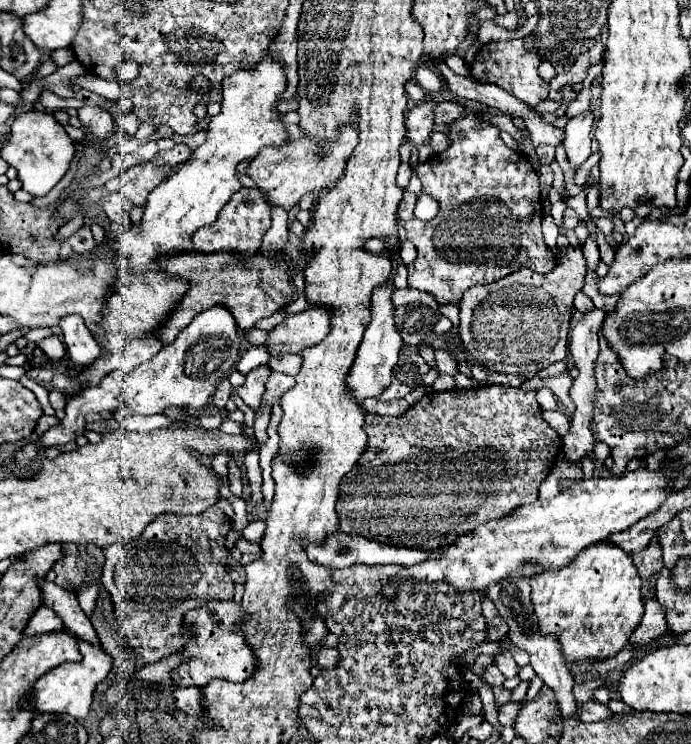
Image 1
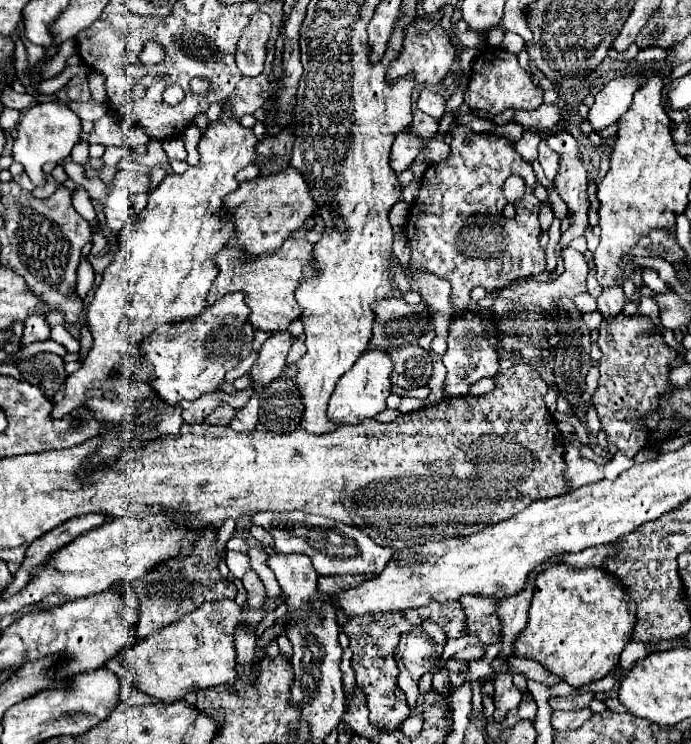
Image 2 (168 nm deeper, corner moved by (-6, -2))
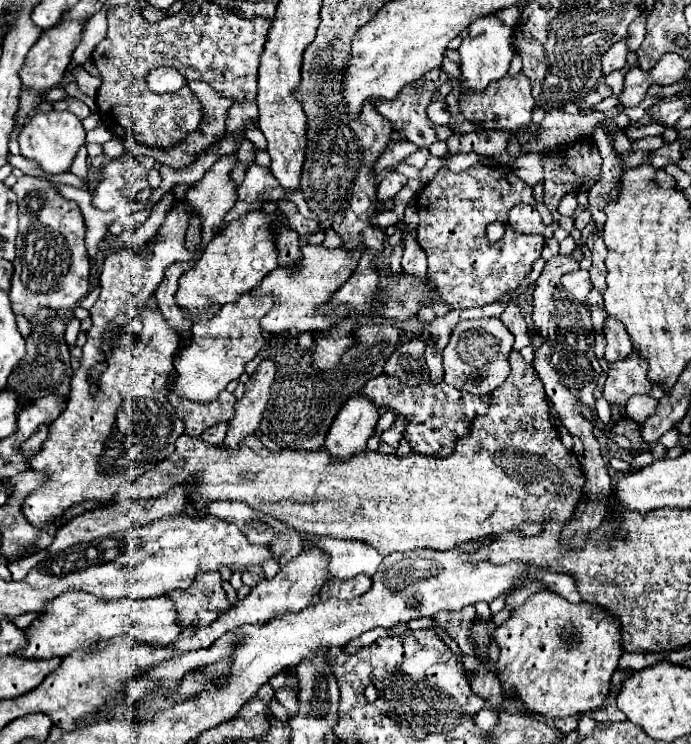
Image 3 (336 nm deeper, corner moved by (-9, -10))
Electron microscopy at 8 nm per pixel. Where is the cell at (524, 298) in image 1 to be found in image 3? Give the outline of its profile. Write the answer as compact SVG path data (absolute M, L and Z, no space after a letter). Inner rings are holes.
M576 270L576 272L570 272L564 276L564 288L570 290L576 300L580 302L586 302L590 290L592 290L592 280L590 280L590 274L588 270Z

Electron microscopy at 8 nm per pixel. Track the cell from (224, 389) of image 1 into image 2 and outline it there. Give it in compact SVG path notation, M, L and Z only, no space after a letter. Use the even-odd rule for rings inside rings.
M221 404L221 406L219 406L215 412L211 412L203 422L205 422L205 424L215 424L215 426L229 426L233 414L235 414L235 408L227 406L227 404Z

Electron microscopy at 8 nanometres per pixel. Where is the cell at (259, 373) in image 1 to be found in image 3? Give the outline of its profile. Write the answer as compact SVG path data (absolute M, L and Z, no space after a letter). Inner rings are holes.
M224 390L210 404L198 404L186 398L176 398L174 392L168 394L168 400L176 408L176 414L184 420L186 434L190 436L200 436L212 424L228 422L234 416L234 404L236 404L236 398L228 390Z

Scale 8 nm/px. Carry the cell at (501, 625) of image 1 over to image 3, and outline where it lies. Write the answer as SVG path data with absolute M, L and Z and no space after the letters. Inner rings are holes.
M474 606L456 610L456 612L438 612L434 616L434 620L440 622L448 630L448 636L460 646L462 654L476 656L476 644L472 644L472 640L470 640L472 622L476 620L476 608Z

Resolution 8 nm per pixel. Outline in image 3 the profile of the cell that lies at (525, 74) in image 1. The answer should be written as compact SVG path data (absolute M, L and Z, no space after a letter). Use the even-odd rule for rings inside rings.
M524 74L510 76L488 84L484 92L466 92L460 96L460 112L470 122L480 122L482 128L494 128L494 130L520 130L530 124L534 110L534 98L530 94L530 82Z

